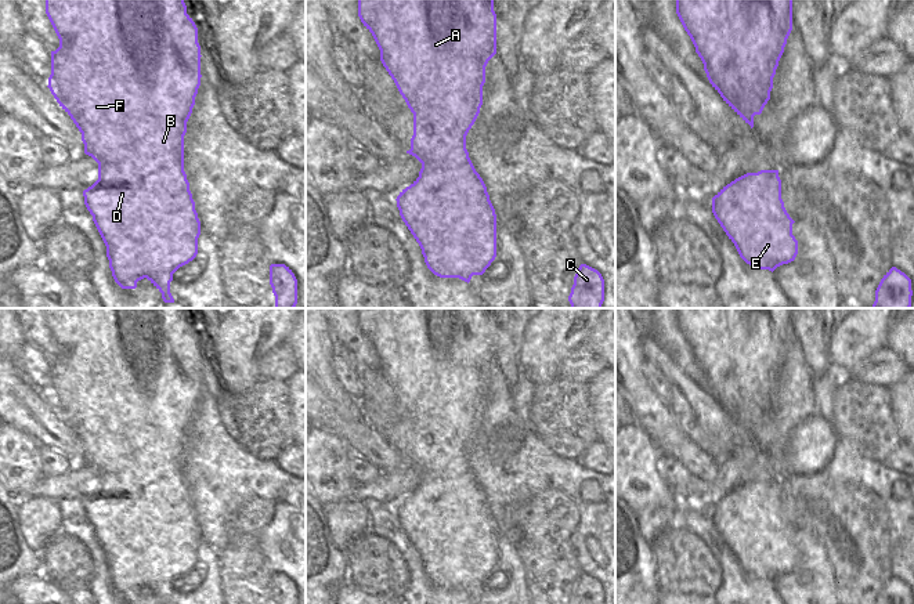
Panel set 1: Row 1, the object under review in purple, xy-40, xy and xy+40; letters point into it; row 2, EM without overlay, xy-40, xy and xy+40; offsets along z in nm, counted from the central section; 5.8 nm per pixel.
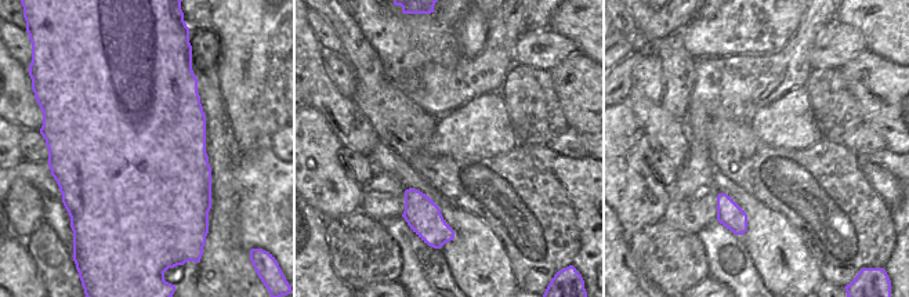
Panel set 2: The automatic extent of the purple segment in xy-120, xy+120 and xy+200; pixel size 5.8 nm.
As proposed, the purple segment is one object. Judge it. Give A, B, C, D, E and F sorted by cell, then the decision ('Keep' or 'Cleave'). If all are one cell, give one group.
Groups: A B C D E F. Keep

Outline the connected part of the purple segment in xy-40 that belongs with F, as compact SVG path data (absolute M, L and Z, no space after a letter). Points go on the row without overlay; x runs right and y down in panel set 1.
M46 308L46 323L59 348L59 357L51 361L51 384L47 397L82 442L84 463L98 473L98 489L83 500L83 506L106 556L112 586L122 598L136 598L137 592L147 587L162 604L171 604L173 583L196 567L200 545L200 531L184 481L184 445L202 387L198 337L187 323L184 308Z

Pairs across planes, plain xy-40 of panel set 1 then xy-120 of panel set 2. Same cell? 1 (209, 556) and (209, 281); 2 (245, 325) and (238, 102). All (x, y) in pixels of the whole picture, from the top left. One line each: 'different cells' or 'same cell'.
1: different cells
2: same cell

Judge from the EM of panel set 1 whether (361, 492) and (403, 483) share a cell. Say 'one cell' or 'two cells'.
one cell

